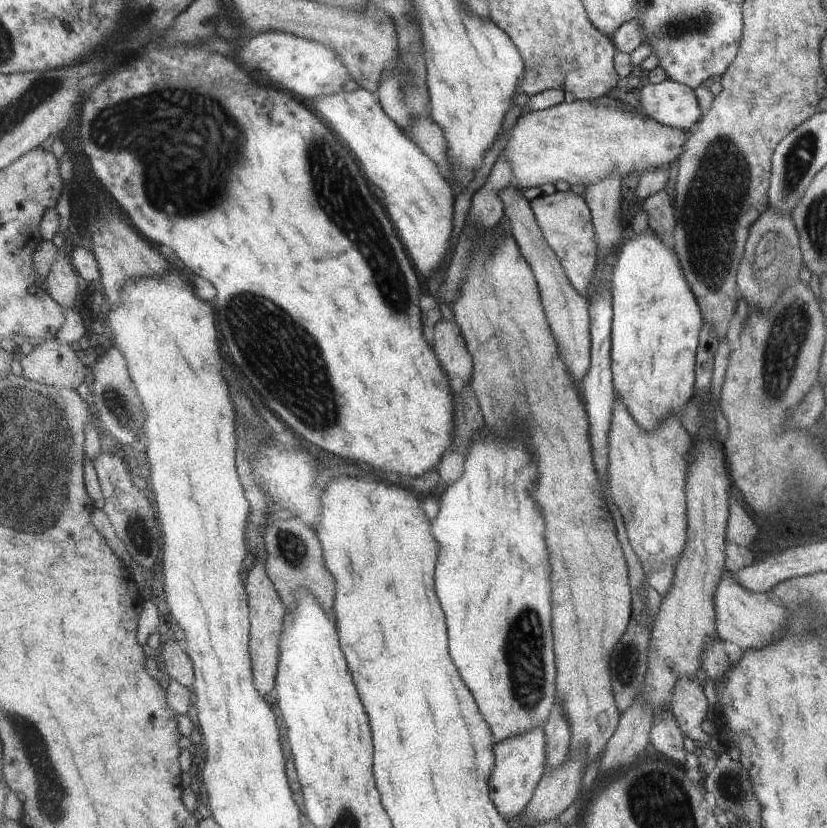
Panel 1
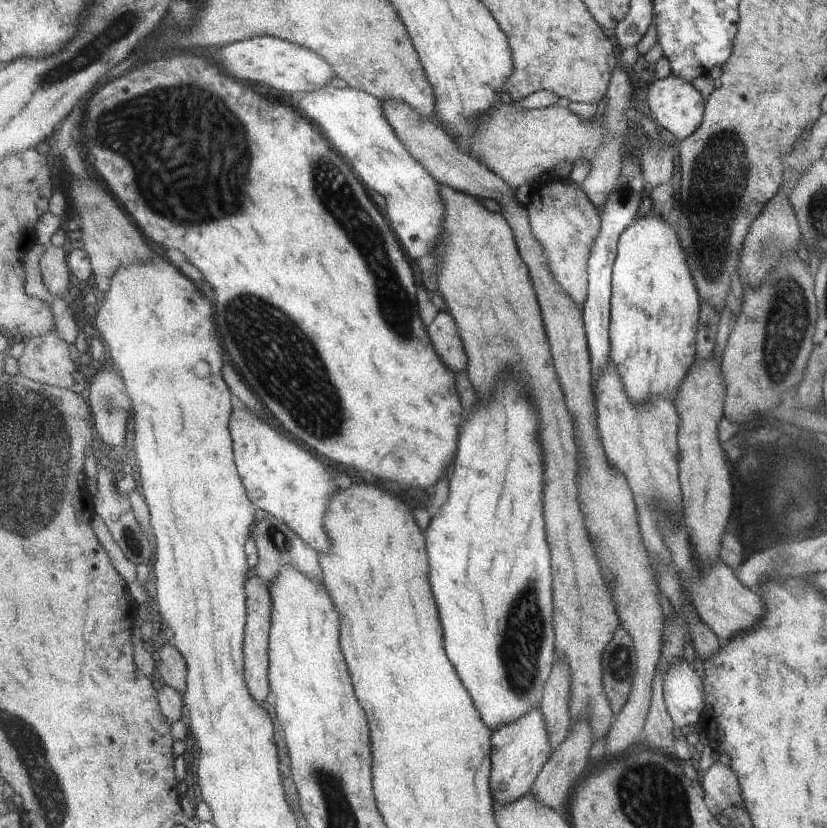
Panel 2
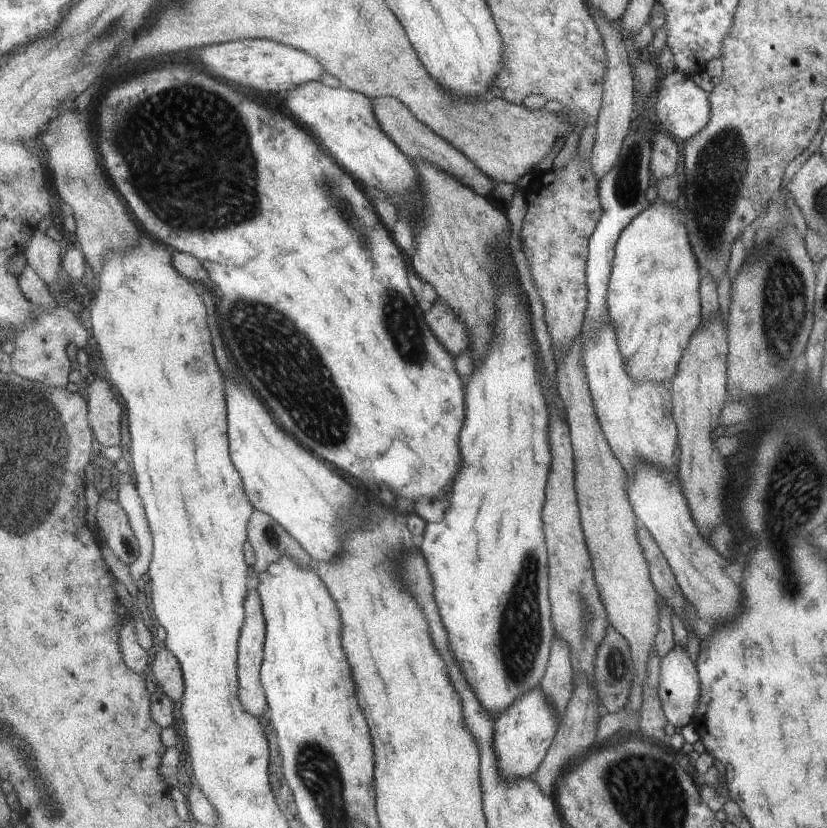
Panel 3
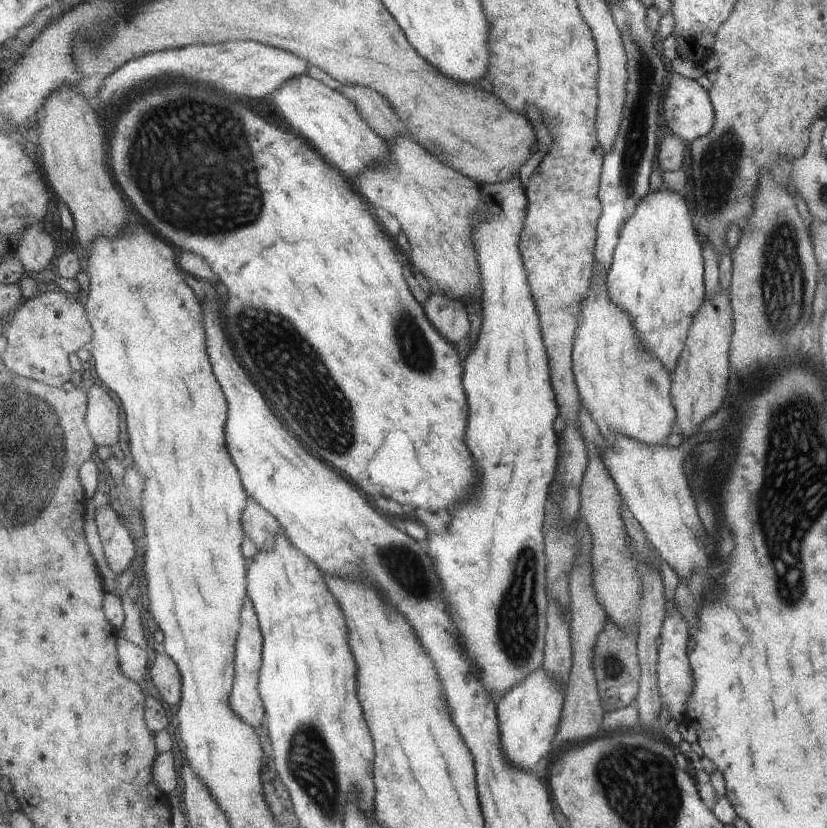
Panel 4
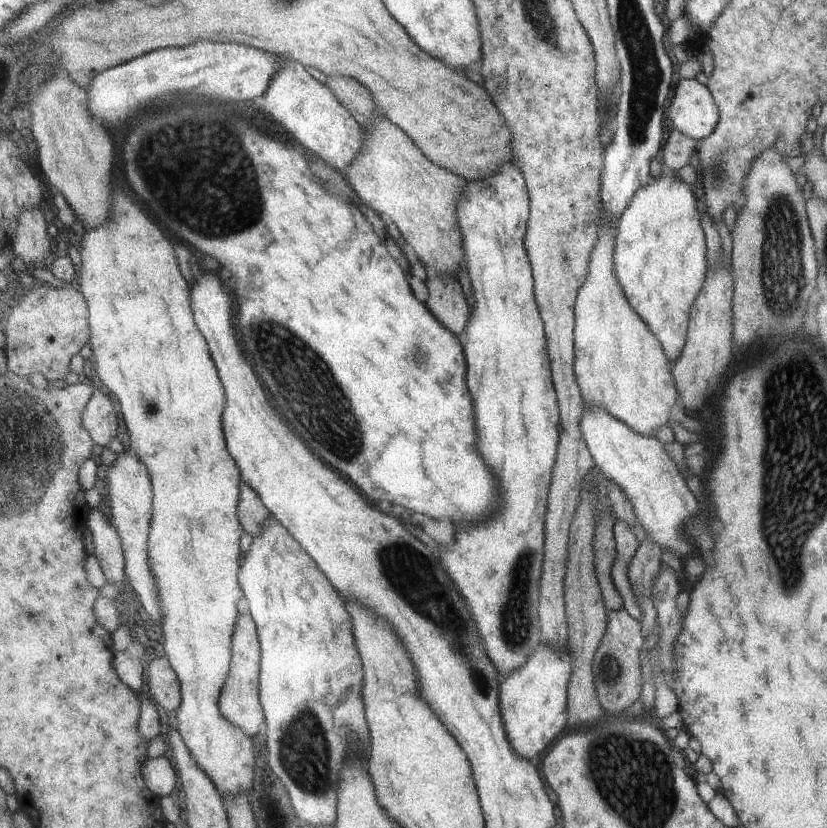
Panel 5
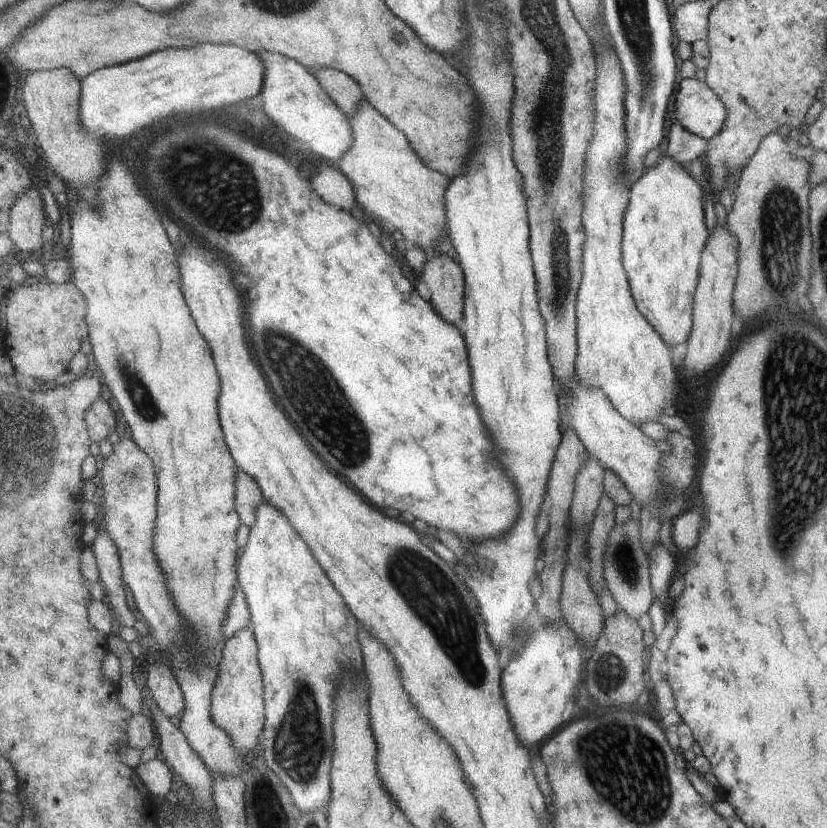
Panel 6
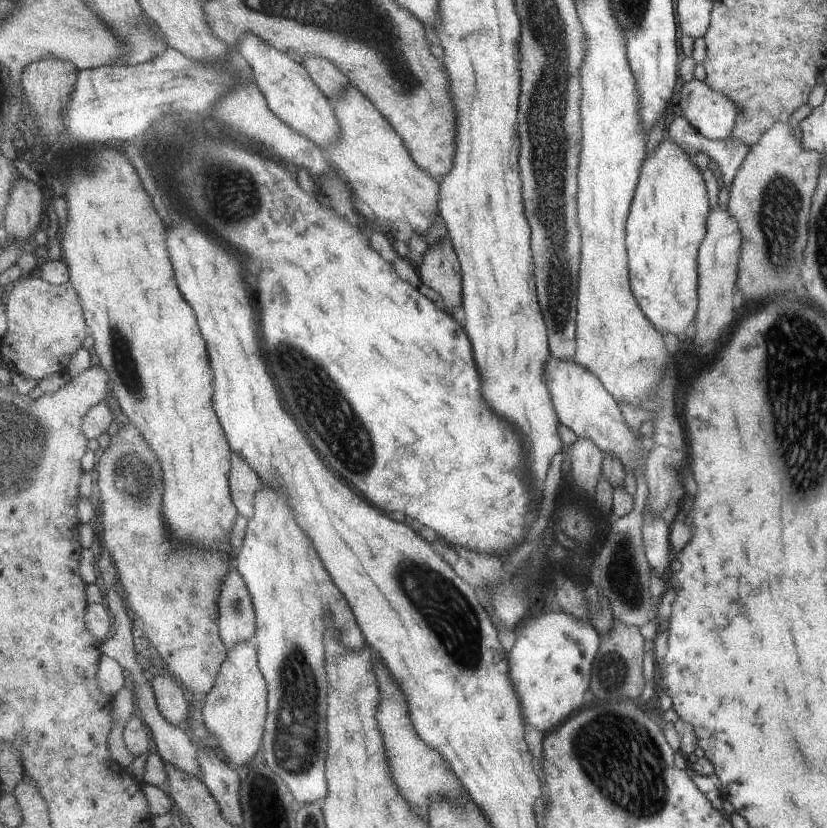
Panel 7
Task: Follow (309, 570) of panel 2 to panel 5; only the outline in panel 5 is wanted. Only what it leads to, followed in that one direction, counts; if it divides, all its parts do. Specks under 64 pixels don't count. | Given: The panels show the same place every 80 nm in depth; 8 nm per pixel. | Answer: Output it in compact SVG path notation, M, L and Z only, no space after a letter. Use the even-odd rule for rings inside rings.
M243 482L240 490L239 518L245 532L251 537L259 537L270 517L270 510L264 505L260 494Z

